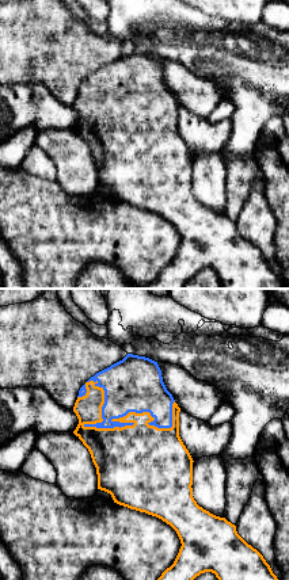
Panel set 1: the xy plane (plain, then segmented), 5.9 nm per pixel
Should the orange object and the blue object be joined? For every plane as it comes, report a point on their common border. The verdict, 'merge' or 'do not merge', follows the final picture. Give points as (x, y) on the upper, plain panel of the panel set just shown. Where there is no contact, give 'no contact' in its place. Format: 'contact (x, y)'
contact (122, 123)

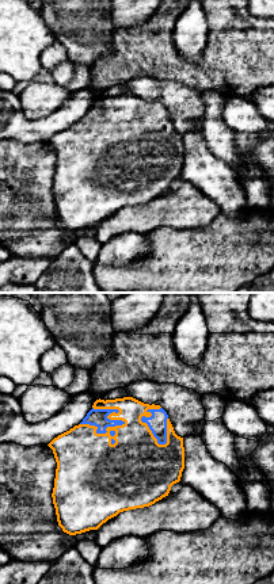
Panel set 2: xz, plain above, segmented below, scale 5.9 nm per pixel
contact (102, 130)

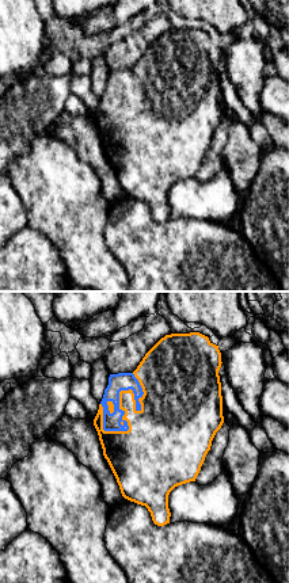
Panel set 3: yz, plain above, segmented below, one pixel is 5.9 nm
contact (120, 94)

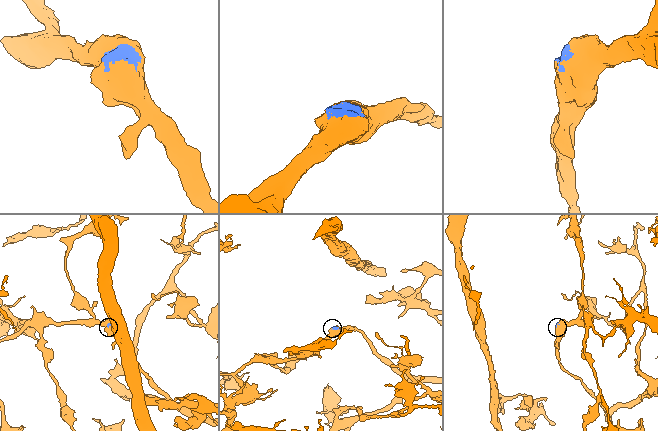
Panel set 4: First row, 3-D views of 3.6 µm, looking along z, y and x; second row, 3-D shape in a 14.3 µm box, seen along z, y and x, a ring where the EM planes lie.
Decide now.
merge

